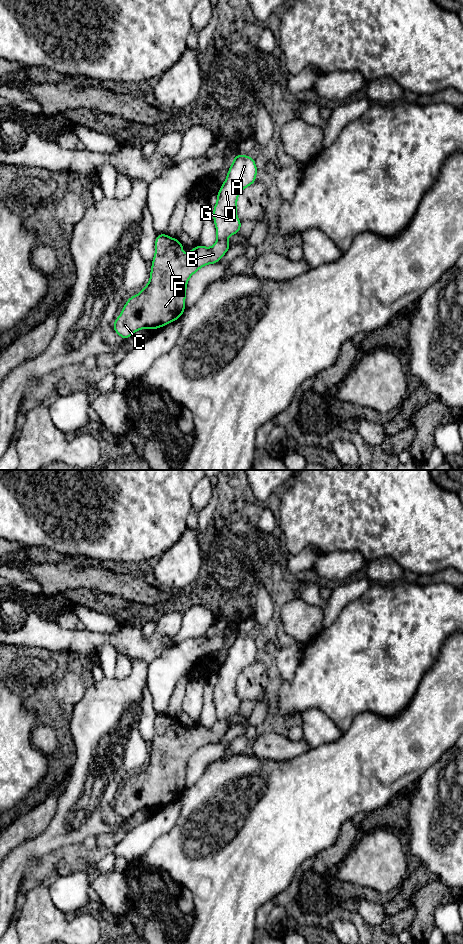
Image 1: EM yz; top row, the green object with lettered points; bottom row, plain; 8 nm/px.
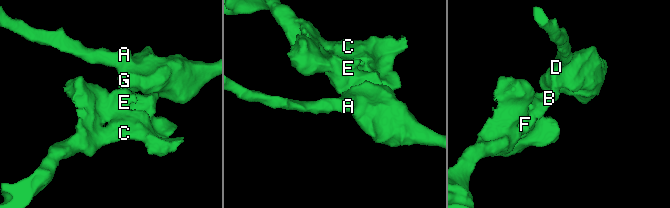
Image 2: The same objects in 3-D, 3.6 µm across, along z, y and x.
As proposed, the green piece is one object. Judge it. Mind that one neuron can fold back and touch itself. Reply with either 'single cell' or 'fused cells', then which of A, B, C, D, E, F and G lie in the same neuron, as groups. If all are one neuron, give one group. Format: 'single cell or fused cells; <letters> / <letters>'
fused cells; A D G / B C E F

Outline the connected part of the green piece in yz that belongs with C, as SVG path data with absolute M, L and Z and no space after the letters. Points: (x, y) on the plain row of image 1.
M157 715L148 764L127 780L112 804L121 818L127 819L140 809L158 809L180 799L185 791L189 758L203 746L218 743L231 724L227 720L217 720L209 728L199 724L189 730L187 736L183 727L176 718Z

